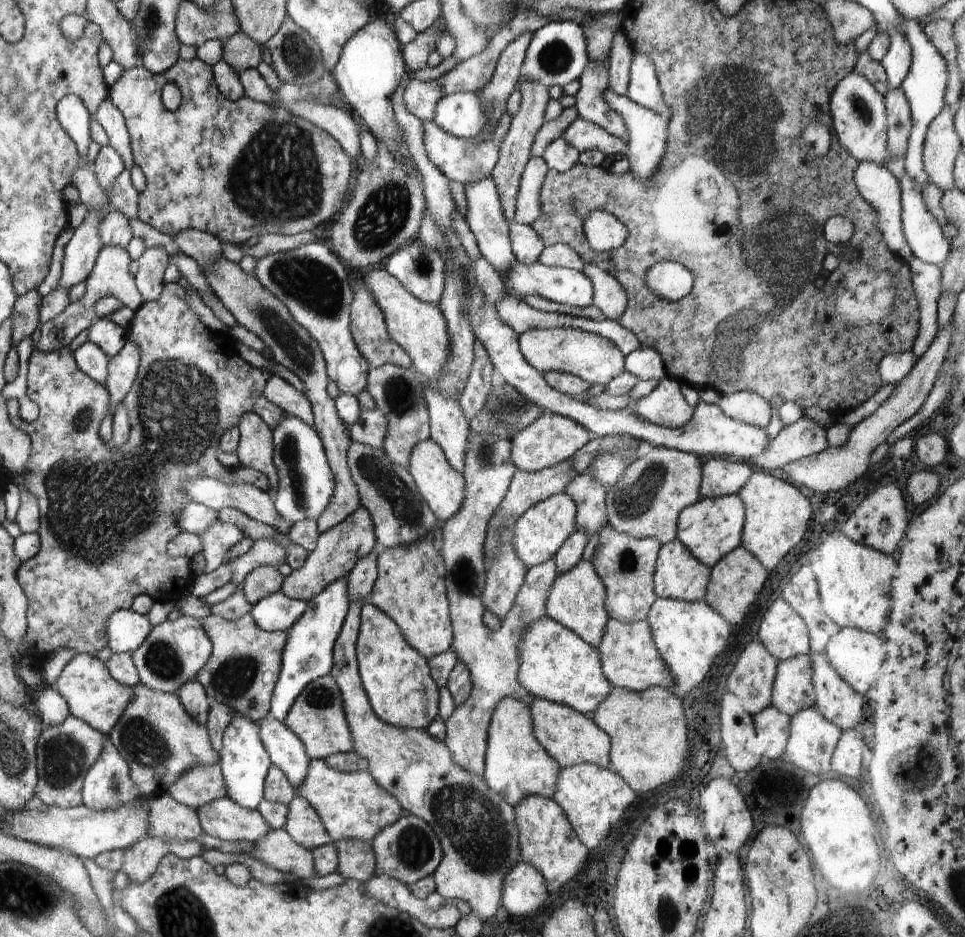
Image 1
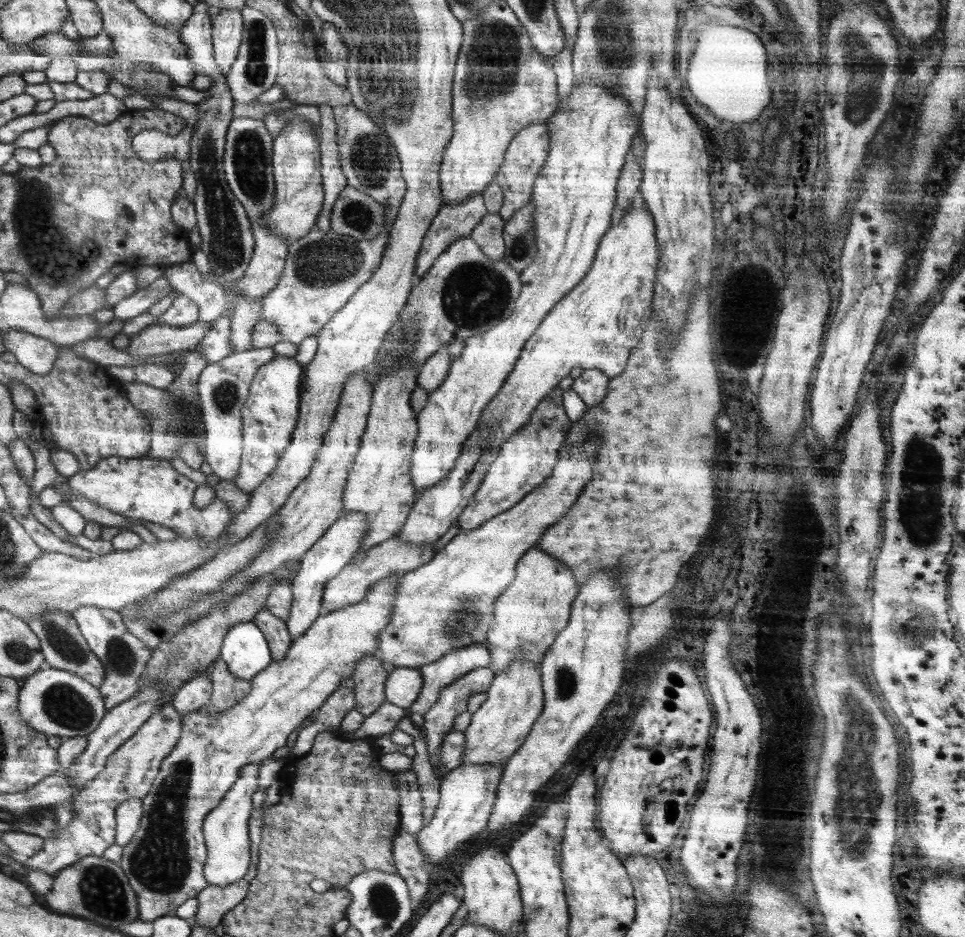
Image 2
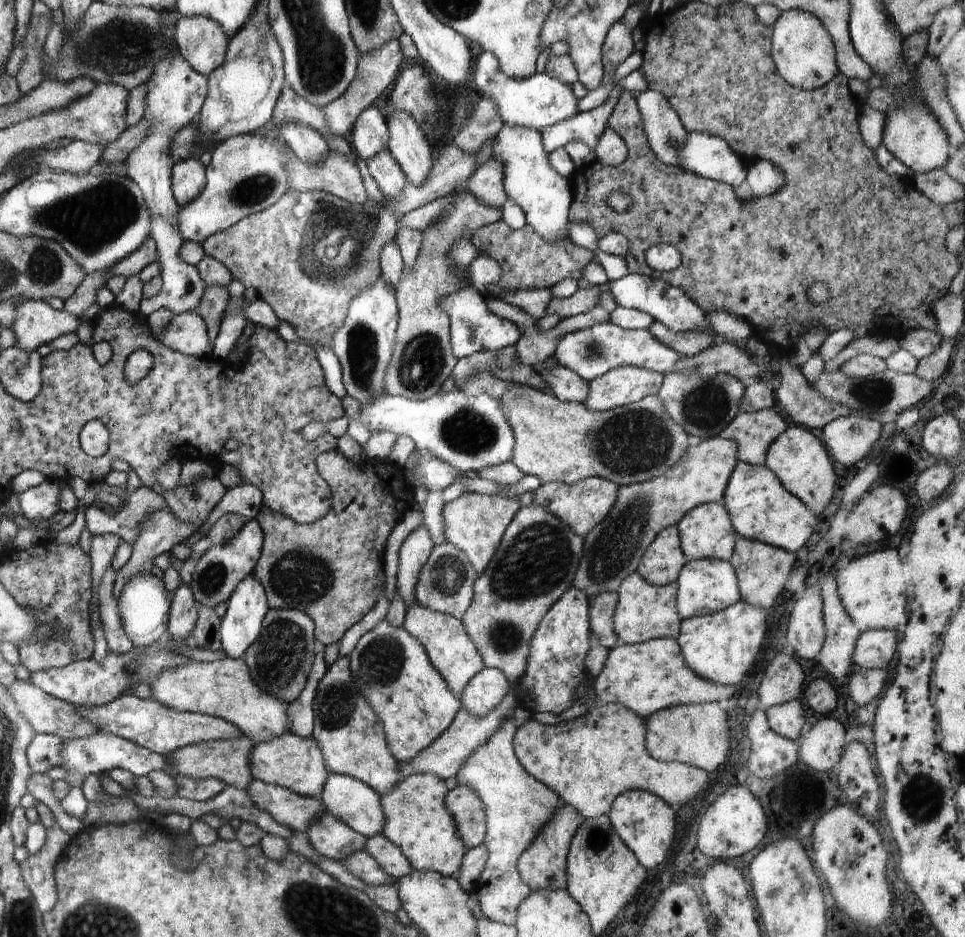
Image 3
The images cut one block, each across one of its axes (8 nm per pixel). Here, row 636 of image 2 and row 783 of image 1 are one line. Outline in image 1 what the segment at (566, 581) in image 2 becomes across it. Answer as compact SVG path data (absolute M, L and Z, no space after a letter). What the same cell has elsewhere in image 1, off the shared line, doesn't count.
M514 697L502 698L494 707L487 732L485 769L482 774L486 784L515 807L532 793L552 799L560 771L560 765L534 736L531 705Z

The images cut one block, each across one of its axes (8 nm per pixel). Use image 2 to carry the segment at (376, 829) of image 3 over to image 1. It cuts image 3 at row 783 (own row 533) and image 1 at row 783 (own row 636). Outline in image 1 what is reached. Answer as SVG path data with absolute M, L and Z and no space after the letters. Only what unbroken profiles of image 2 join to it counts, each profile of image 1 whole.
M268 717L258 725L258 736L271 764L282 770L290 784L295 789L298 788L311 761L303 742L282 721L274 717Z

